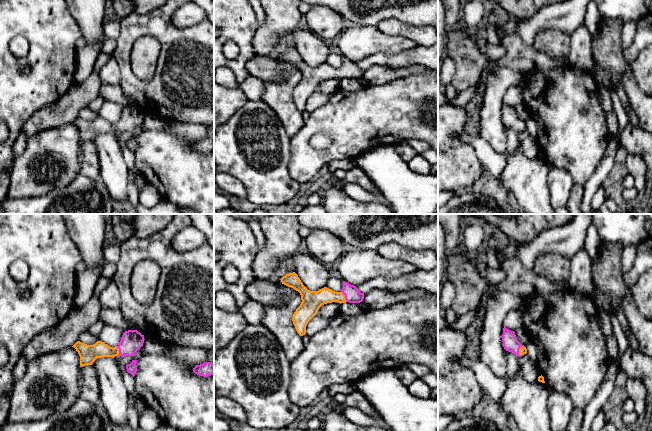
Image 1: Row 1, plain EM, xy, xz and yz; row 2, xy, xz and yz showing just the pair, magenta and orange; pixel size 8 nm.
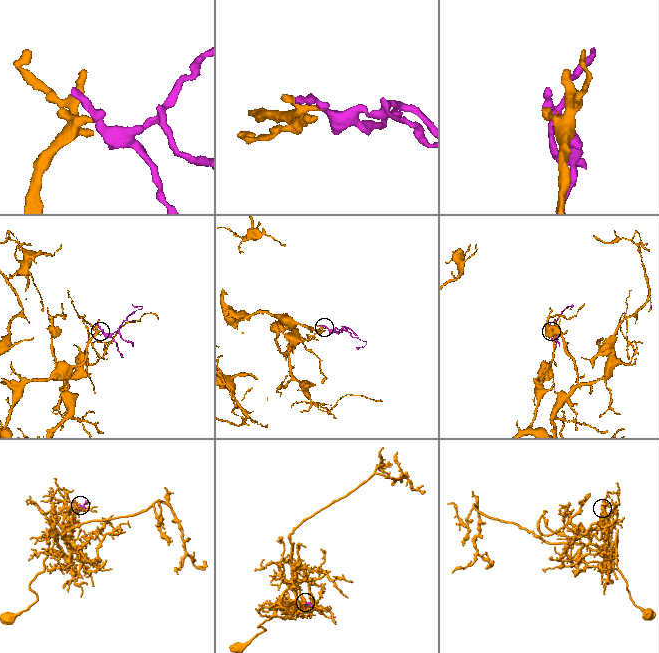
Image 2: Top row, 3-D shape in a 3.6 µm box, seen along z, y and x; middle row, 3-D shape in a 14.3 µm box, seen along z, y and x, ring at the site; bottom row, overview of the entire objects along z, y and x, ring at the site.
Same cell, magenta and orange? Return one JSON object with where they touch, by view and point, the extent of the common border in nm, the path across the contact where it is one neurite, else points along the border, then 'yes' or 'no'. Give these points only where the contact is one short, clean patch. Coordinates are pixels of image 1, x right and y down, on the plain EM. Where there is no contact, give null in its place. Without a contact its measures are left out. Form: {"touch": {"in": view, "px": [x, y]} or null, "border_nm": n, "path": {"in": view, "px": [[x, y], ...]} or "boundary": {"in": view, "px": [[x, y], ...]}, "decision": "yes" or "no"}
{"touch": {"in": "xz", "px": [345, 72]}, "border_nm": 100, "path": {"in": "xz", "px": [[352, 71], [345, 72], [322, 72], [314, 75]]}, "decision": "yes"}

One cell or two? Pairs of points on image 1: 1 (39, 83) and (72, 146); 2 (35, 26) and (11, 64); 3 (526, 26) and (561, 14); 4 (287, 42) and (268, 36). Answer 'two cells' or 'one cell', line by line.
1: two cells
2: one cell
3: one cell
4: two cells

